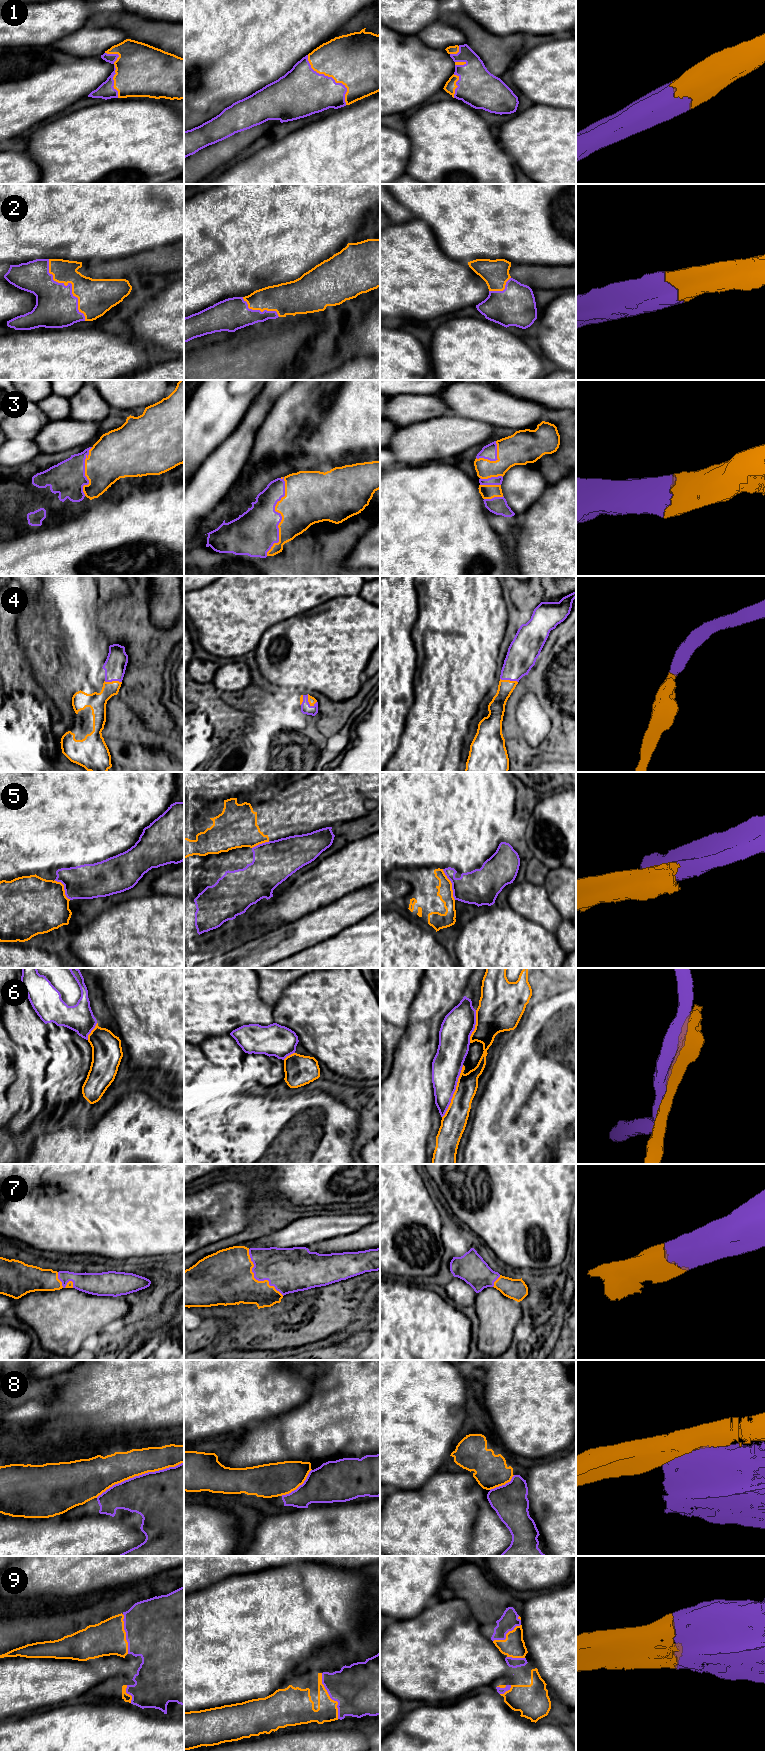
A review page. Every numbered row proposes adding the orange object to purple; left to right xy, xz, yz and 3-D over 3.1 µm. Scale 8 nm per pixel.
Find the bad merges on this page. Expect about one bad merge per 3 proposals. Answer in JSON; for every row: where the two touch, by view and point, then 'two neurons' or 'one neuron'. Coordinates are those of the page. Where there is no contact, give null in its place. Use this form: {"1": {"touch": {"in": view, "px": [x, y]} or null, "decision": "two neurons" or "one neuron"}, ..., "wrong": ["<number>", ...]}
{"1": {"touch": {"in": "xz", "px": [331, 77]}, "decision": "one neuron"}, "2": {"touch": {"in": "xy", "px": [70, 283]}, "decision": "one neuron"}, "3": {"touch": {"in": "xz", "px": [281, 517]}, "decision": "one neuron"}, "4": {"touch": {"in": "xz", "px": [307, 701]}, "decision": "one neuron"}, "5": {"touch": {"in": "yz", "px": [452, 884]}, "decision": "two neurons"}, "6": {"touch": {"in": "yz", "px": [454, 1091]}, "decision": "two neurons"}, "7": {"touch": {"in": "xz", "px": [256, 1279]}, "decision": "one neuron"}, "8": {"touch": {"in": "xy", "px": [139, 1475]}, "decision": "two neurons"}, "9": {"touch": {"in": "xz", "px": [330, 1697]}, "decision": "one neuron"}, "wrong": ["5", "6", "8"]}

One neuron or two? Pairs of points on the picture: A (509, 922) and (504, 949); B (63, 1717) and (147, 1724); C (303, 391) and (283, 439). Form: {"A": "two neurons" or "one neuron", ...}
{"A": "one neuron", "B": "one neuron", "C": "one neuron"}

